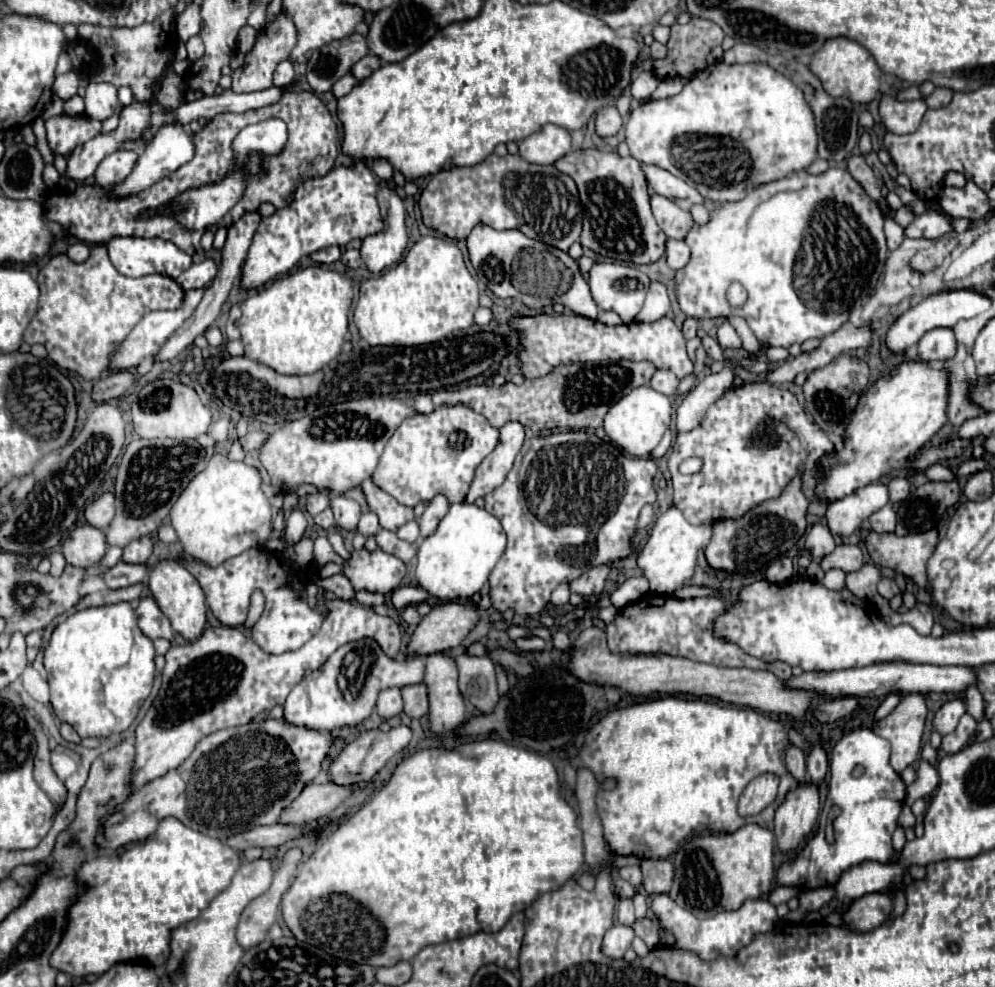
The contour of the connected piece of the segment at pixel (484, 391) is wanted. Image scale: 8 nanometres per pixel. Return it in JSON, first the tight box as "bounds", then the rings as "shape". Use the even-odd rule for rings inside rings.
{"bounds":[431,360,655,430],"shape":[[[601,360],[601,362],[577,362],[577,364],[559,364],[549,374],[533,380],[525,380],[525,384],[515,386],[507,382],[503,386],[467,386],[455,390],[437,390],[431,394],[433,404],[441,406],[457,406],[463,404],[473,412],[485,416],[491,426],[501,428],[509,420],[521,422],[525,428],[537,430],[585,430],[599,428],[603,424],[605,412],[627,392],[649,384],[655,374],[655,364],[641,360]],[[615,374],[619,382],[615,382]]]}

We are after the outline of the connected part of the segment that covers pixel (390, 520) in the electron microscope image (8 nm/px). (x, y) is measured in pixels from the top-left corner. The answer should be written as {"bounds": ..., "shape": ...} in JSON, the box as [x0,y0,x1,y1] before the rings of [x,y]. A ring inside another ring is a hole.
{"bounds":[361,478,415,532],"shape":[[[367,478],[365,482],[361,482],[361,490],[365,494],[369,510],[379,516],[379,524],[385,530],[397,532],[403,524],[407,524],[409,520],[415,518],[411,506],[399,504],[393,496],[389,496],[387,492],[383,492],[371,478]]]}

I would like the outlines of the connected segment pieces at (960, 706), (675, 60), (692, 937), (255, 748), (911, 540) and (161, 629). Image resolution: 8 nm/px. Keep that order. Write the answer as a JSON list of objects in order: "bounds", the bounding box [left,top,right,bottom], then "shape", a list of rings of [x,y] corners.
[{"bounds":[933,700,967,736],"shape":[[[951,700],[951,702],[943,704],[941,710],[939,710],[939,712],[935,714],[935,718],[933,718],[933,730],[939,732],[941,736],[953,732],[955,726],[957,726],[957,722],[959,722],[959,718],[961,718],[965,712],[967,712],[967,710],[965,710],[963,700]]]},{"bounds":[653,18,725,80],"shape":[[[693,18],[687,24],[673,24],[671,26],[671,38],[667,42],[667,50],[669,50],[667,58],[653,62],[653,68],[655,68],[657,76],[661,80],[665,80],[665,78],[677,78],[677,76],[693,78],[695,74],[699,74],[701,70],[705,70],[705,58],[707,58],[709,50],[715,48],[717,44],[721,44],[723,36],[725,36],[723,30],[715,22],[709,22],[709,20],[703,20],[703,18]]]},{"bounds":[651,894,777,960],"shape":[[[657,894],[651,902],[651,910],[657,916],[659,932],[673,934],[677,948],[689,950],[689,952],[697,954],[701,960],[715,960],[719,956],[733,956],[743,946],[747,946],[755,936],[773,930],[773,926],[777,924],[775,906],[769,900],[761,900],[761,898],[743,902],[743,906],[739,910],[721,912],[721,914],[717,914],[713,918],[705,918],[705,920],[699,920],[689,910],[677,906],[667,894]]]},{"bounds":[97,718,337,848],"shape":[[[267,718],[263,722],[223,728],[201,738],[187,762],[145,784],[141,790],[135,790],[125,804],[109,814],[103,822],[105,838],[99,834],[97,844],[101,848],[119,848],[129,842],[145,840],[167,816],[219,840],[227,840],[259,824],[275,824],[281,810],[321,772],[323,760],[337,742],[335,732],[285,724],[283,718]]]},{"bounds":[865,528,939,588],"shape":[[[931,528],[927,532],[907,534],[901,538],[895,534],[869,532],[865,546],[875,564],[913,578],[919,588],[929,588],[925,564],[931,558],[937,542],[939,532],[937,528]]]},{"bounds":[135,598,173,640],"shape":[[[141,598],[139,600],[139,606],[135,608],[135,614],[139,618],[139,628],[151,640],[155,640],[155,638],[173,640],[171,624],[165,618],[165,614],[159,610],[159,606],[157,606],[157,602],[153,598]]]}]

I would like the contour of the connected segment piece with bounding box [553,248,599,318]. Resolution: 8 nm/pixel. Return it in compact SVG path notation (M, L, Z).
M553 250L553 254L567 266L567 268L571 268L573 270L573 284L571 284L571 288L565 292L565 296L561 296L559 298L559 302L565 306L565 308L569 308L569 310L573 310L575 314L579 314L579 316L585 316L585 318L597 318L597 304L593 302L593 298L591 298L589 284L587 280L583 278L583 274L579 272L579 266L577 266L577 262L567 254L567 252L561 252L561 250Z

